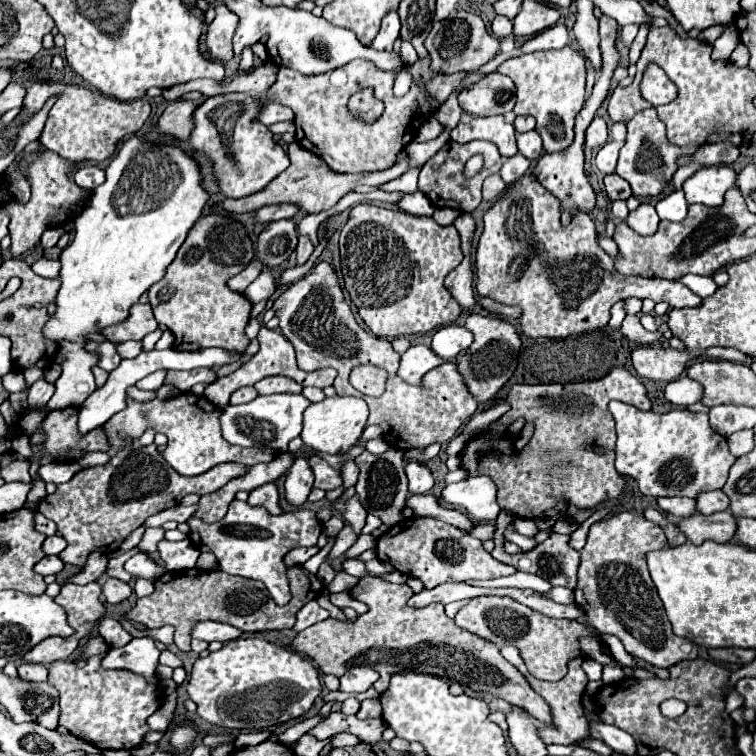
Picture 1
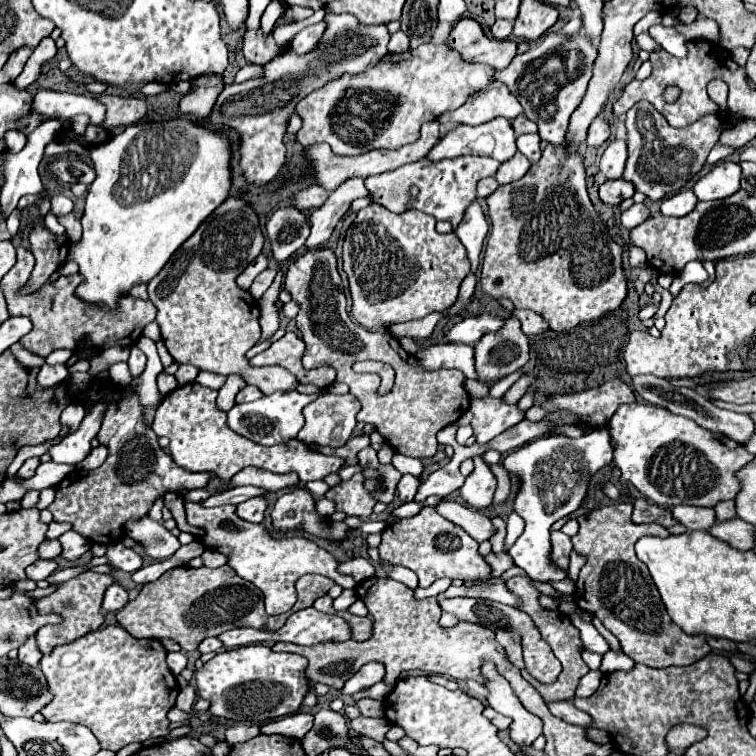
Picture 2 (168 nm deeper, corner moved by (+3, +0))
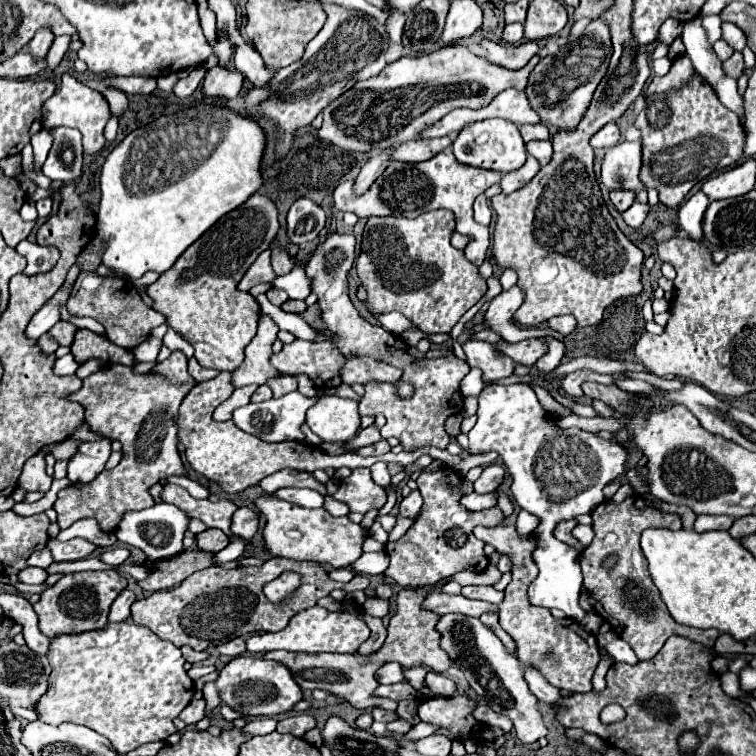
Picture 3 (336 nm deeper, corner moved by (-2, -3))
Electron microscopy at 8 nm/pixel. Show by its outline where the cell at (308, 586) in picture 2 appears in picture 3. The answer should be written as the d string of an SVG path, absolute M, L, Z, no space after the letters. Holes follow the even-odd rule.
M273 557L266 561L262 567L236 567L236 569L224 569L224 567L208 567L202 569L188 579L184 579L178 587L152 593L146 599L134 601L132 605L132 619L138 625L148 627L154 631L160 639L172 641L176 647L190 645L196 651L204 651L212 645L226 643L228 639L250 635L250 633L262 633L262 631L280 631L286 627L290 617L296 611L314 607L318 599L330 595L334 589L344 589L346 593L352 591L364 591L369 586L369 578L366 575L354 575L350 583L338 583L328 577L328 571L314 561L296 561L284 557ZM284 571L294 571L302 577L302 585L284 601L270 603L266 595L262 593L264 585L272 579L280 577Z

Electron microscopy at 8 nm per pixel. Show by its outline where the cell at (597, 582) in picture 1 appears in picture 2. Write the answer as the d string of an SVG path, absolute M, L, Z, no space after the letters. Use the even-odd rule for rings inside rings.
M615 504L577 516L579 532L573 536L573 548L581 552L587 562L579 572L573 602L581 610L599 618L601 624L617 636L623 652L637 664L651 668L693 664L711 652L705 636L689 636L673 624L649 570L633 552L633 546L641 536L667 538L669 532L659 524L633 524L631 512L631 504Z

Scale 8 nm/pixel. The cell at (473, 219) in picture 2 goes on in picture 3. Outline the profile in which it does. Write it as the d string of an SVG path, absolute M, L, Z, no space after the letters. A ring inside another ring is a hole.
M478 195L476 201L474 201L474 219L482 225L488 225L490 217L492 217L492 211L490 211L486 195Z

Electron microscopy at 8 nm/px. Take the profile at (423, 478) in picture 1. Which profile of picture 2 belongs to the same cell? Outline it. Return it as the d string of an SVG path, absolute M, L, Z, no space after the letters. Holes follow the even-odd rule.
M403 474L403 478L399 480L397 484L397 494L401 498L401 502L411 502L413 496L417 494L421 486L421 480L417 476L411 476L411 474Z

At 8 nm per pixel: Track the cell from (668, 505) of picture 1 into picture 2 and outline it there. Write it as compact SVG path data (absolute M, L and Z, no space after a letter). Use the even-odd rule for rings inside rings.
M673 506L673 518L681 522L689 530L707 530L713 522L713 508L697 508L697 506Z

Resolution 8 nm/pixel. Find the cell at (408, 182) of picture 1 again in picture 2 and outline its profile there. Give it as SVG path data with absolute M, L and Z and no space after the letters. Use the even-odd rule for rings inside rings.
M495 118L481 126L455 126L429 150L427 160L439 162L443 158L455 158L463 154L483 154L505 162L515 152L515 132L511 122L505 118Z

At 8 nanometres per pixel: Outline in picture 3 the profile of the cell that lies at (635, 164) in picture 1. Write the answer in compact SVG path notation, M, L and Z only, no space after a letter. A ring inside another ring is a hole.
M696 75L694 81L688 81L688 85L680 89L648 95L646 105L634 125L642 131L642 183L646 183L646 187L656 187L660 191L660 203L666 207L678 207L698 181L704 181L714 171L740 161L744 155L746 133L744 127L740 131L738 115L730 115L730 111L722 107L710 83L706 83L706 79L700 75Z

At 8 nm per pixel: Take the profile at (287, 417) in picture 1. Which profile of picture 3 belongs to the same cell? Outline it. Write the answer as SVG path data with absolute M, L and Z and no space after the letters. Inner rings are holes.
M294 391L294 393L288 393L288 395L278 397L278 399L268 399L268 401L262 401L262 403L248 403L242 409L236 409L232 419L242 431L246 431L246 433L250 433L250 435L254 435L262 441L272 441L272 443L278 443L278 441L304 441L300 425L304 423L306 411L312 407L312 403L316 399L318 397L310 399L310 397L304 397L302 393Z

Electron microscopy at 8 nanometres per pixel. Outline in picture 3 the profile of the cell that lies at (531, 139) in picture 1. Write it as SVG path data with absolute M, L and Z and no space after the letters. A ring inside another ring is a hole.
M530 141L530 143L526 143L526 149L530 155L534 155L540 161L540 165L550 163L550 159L552 159L552 143L550 141Z

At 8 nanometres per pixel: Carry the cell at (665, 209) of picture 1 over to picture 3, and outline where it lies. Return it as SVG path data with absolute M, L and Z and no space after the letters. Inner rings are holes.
M698 191L678 209L680 225L694 241L700 241L702 237L702 215L708 209L708 205L710 205L710 199L702 191Z

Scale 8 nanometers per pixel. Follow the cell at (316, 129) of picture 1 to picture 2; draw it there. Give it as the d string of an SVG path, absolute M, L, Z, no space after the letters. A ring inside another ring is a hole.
M425 44L403 54L387 54L377 66L361 74L343 74L327 82L323 88L313 90L309 96L297 102L295 112L303 120L303 128L297 132L297 140L303 146L315 142L327 142L331 152L337 156L359 156L371 150L397 150L419 136L423 122L437 120L443 112L457 110L473 92L479 92L491 84L493 70L485 64L463 62L457 52L449 50L445 44Z

